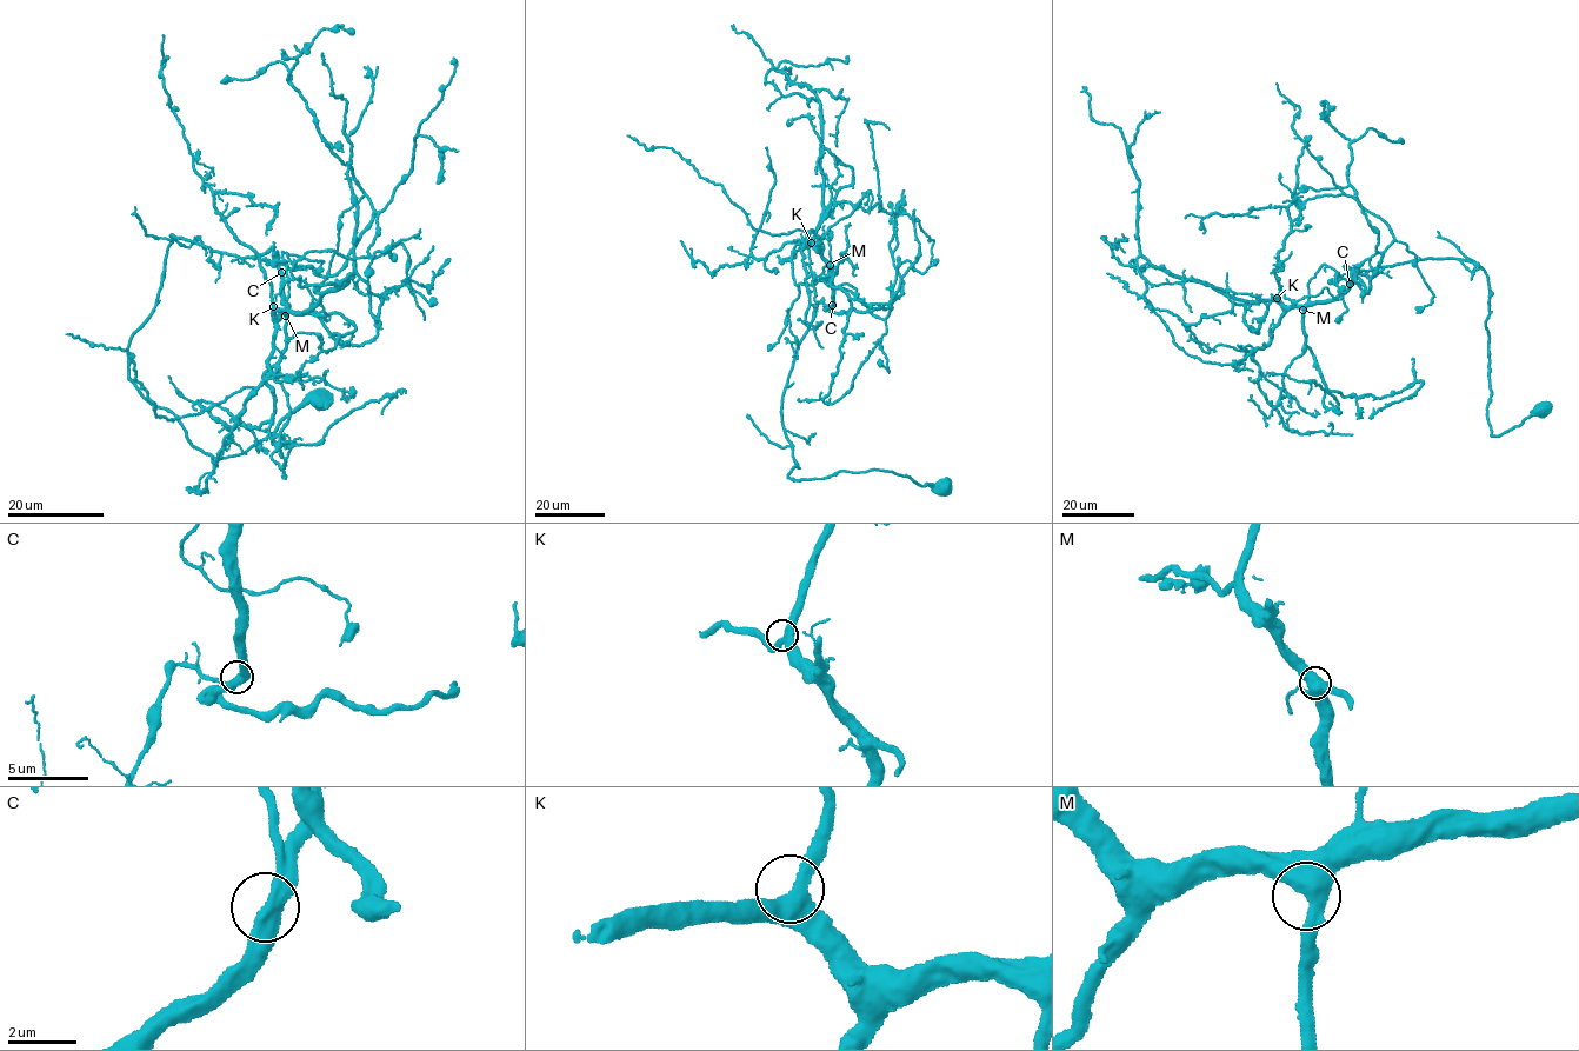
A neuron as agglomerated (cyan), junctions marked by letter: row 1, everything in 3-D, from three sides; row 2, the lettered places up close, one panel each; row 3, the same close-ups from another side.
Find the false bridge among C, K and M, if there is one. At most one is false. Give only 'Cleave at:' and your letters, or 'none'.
Cleave at: none

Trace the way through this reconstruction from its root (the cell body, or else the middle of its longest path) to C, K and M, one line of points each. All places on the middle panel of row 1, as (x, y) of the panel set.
C: (943, 485), (874, 470), (787, 477), (797, 467), (783, 424), (784, 390), (815, 308), (832, 305)
K: (943, 485), (874, 470), (787, 477), (797, 467), (784, 390), (815, 308), (834, 301), (830, 266), (811, 243)
M: (943, 485), (874, 470), (787, 477), (797, 467), (781, 397), (815, 308), (833, 305), (830, 265)

